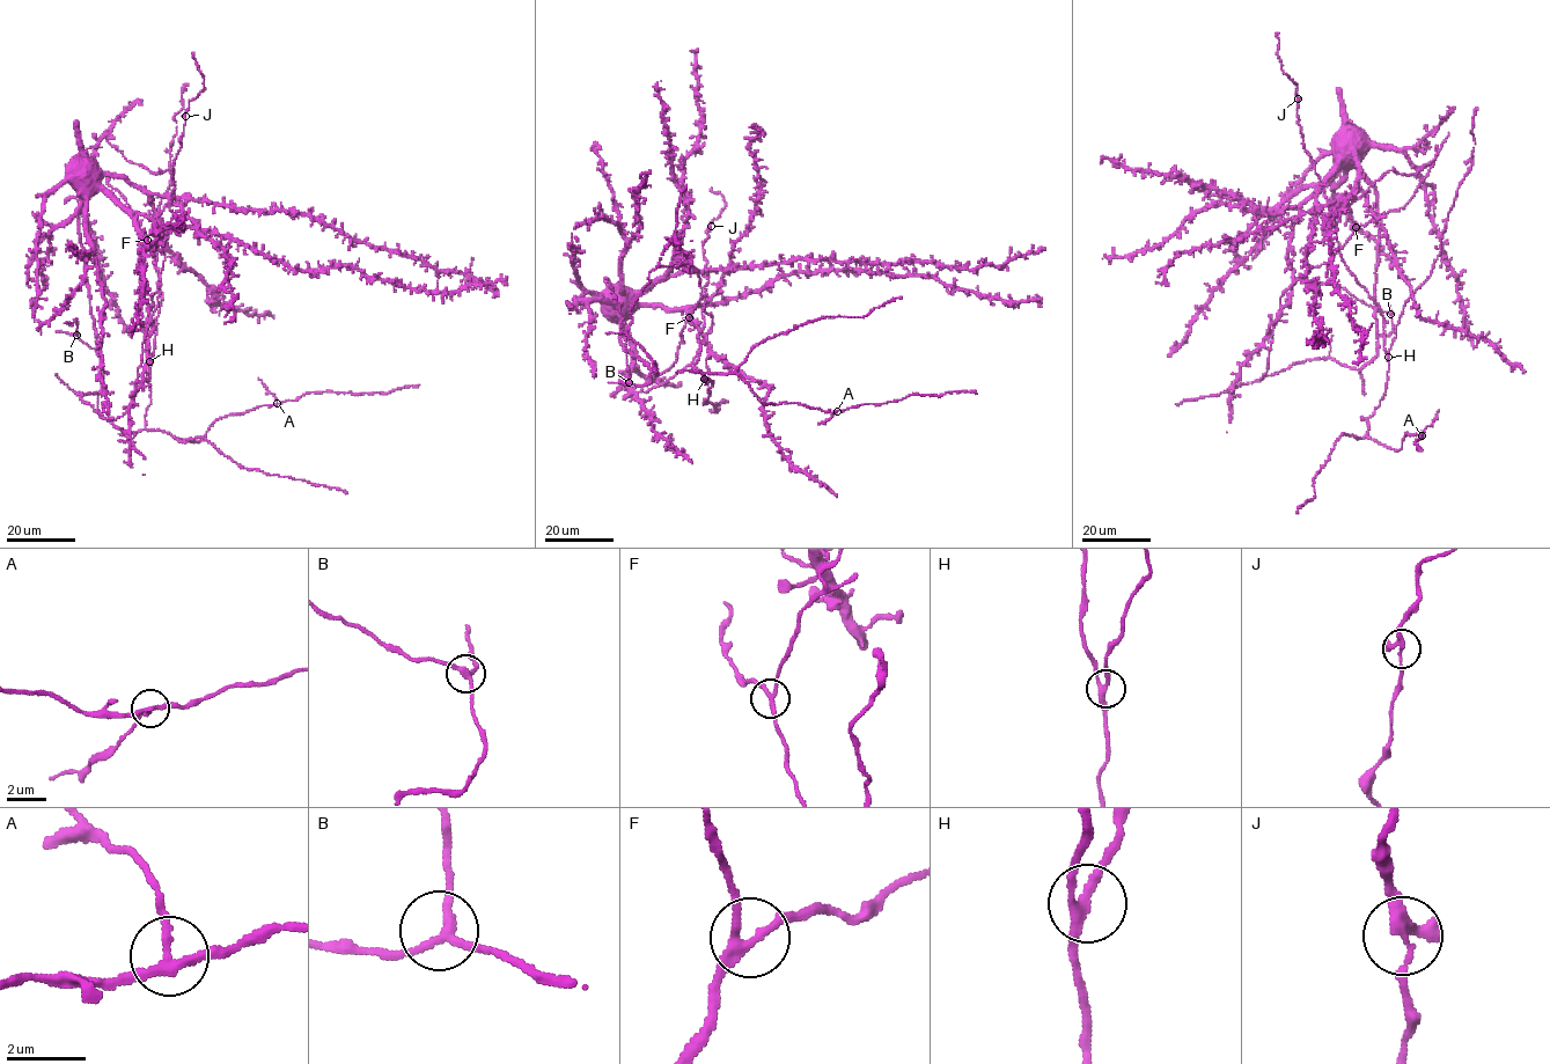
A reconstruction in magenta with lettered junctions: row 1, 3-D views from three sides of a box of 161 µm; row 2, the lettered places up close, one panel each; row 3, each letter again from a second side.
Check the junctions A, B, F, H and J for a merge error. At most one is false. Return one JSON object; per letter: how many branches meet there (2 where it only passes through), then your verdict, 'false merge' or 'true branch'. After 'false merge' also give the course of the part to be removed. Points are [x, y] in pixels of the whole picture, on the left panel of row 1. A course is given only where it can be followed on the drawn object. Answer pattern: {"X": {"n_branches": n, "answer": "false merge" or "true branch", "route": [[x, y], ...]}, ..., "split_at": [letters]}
{"A": {"n_branches": 3, "answer": "false merge", "route": [[277, 403], [258, 378]]}, "B": {"n_branches": 3, "answer": "true branch"}, "F": {"n_branches": 3, "answer": "true branch"}, "H": {"n_branches": 3, "answer": "true branch"}, "J": {"n_branches": 3, "answer": "true branch"}, "split_at": ["A"]}

